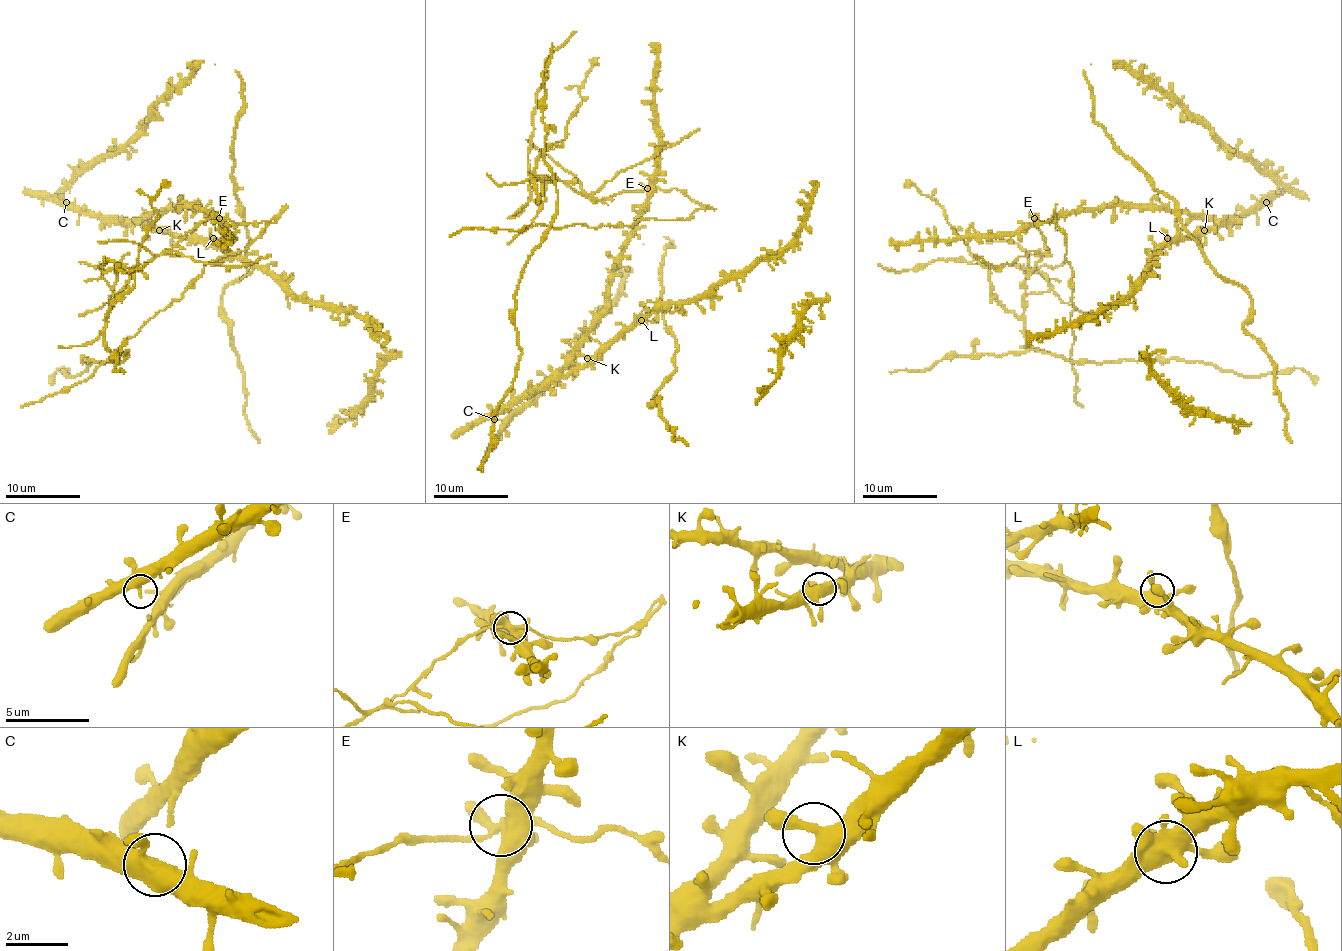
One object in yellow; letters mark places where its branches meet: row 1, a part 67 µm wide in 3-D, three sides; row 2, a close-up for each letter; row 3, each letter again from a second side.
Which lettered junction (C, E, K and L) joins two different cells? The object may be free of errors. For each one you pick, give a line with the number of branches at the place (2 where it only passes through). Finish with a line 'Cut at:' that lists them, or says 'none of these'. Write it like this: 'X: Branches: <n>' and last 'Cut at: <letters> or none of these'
E: Branches: 5
Cut at: E

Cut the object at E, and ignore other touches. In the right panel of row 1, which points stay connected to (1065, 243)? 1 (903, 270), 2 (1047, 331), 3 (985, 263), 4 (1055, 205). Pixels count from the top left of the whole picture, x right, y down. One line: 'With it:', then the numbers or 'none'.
With it: 1, 3, 4

